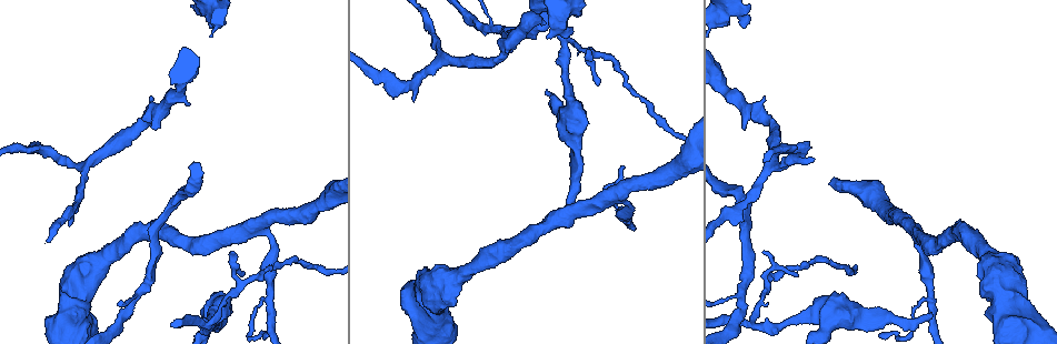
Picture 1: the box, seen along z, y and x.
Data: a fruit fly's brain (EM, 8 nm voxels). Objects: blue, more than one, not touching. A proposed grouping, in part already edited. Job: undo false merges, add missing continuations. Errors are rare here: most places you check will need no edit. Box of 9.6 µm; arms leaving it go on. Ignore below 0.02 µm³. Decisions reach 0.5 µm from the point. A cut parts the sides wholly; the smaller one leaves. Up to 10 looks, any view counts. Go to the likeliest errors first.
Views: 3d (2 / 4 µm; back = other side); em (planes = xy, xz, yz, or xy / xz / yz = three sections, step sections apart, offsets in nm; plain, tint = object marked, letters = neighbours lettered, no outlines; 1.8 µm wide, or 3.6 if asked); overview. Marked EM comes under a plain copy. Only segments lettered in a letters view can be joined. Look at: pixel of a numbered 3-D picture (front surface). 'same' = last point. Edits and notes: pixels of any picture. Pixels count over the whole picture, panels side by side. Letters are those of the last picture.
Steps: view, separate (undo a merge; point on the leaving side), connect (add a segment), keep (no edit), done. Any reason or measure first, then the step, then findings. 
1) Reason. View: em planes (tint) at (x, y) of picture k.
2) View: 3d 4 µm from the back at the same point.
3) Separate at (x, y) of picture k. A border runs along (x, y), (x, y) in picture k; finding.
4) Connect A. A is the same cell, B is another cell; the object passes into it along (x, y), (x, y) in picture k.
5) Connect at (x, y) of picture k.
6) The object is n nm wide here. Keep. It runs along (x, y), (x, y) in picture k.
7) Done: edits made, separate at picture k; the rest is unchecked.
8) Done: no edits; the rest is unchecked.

End of a long branch. View: 3d 4 µm at (930, 315) of picture 1.

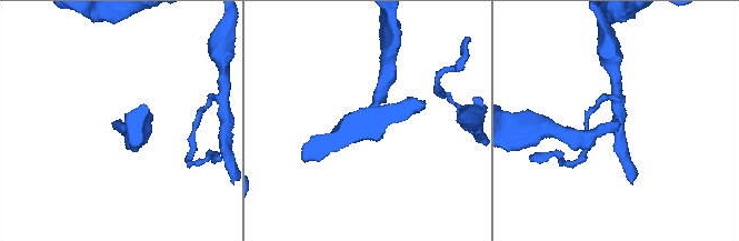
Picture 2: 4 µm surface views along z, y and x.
View: em 3.6 µm xy step 4 (tint) at (119, 124) of picture 2.

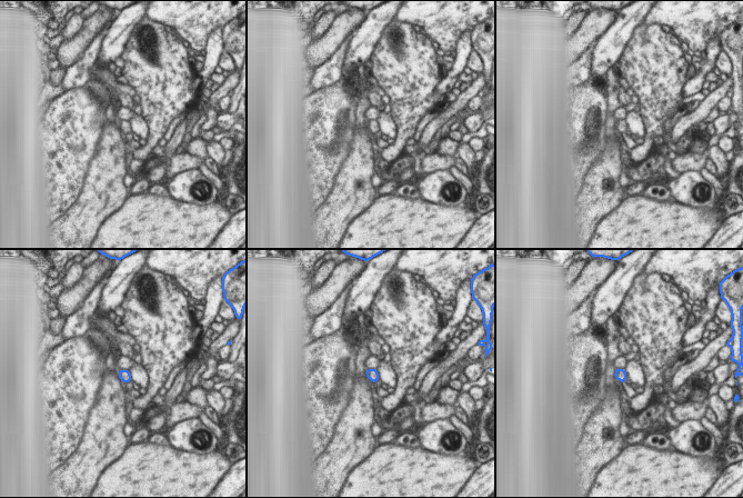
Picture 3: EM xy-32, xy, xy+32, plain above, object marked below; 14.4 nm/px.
See the neighbours. View: em 3.6 µm xy step 4 (letters) at the same point.

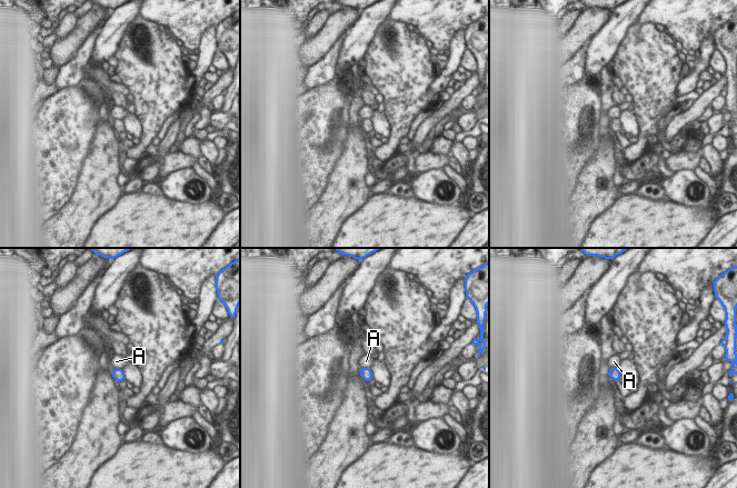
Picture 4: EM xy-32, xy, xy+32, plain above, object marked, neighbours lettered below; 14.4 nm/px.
The longest contact is with A, 160 nm. Keep. A is another cell; a border runs along (359, 367), (369, 368) in picture 4; none of them fits.

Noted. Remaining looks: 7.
Stops while still wide. View: em planes (letters) at (570, 35) of picture 1.

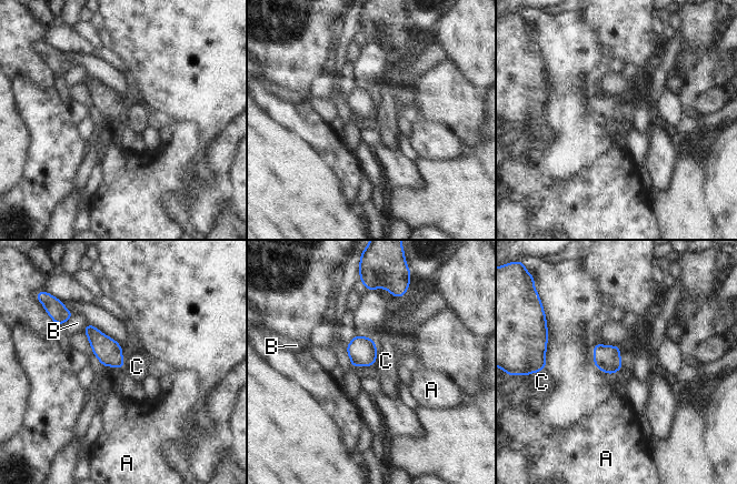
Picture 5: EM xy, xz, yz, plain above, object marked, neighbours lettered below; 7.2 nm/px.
Keep. A, B and C are other cells; a border runs along (372, 339), (376, 345), (375, 364) in picture 5; no lettered segment goes on from it.

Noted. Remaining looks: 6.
Branch stops here. View: em planes (letters) at (154, 130) of picture 1.

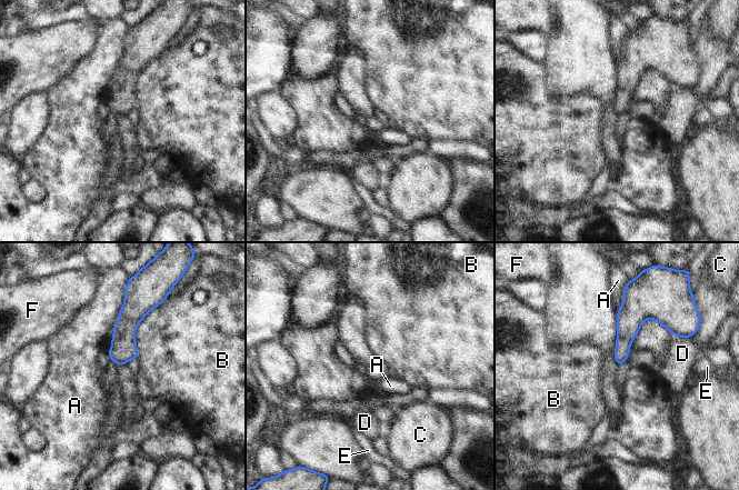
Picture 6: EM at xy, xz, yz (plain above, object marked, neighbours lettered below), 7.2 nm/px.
Keep. A, B, C, D, E and F are other cells; a border runs along (125, 290), (125, 302), (116, 318) in picture 6; none of them fits.

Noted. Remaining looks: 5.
Tapers out. View: em xy step 8 (letters) at (798, 276) of picture 1.

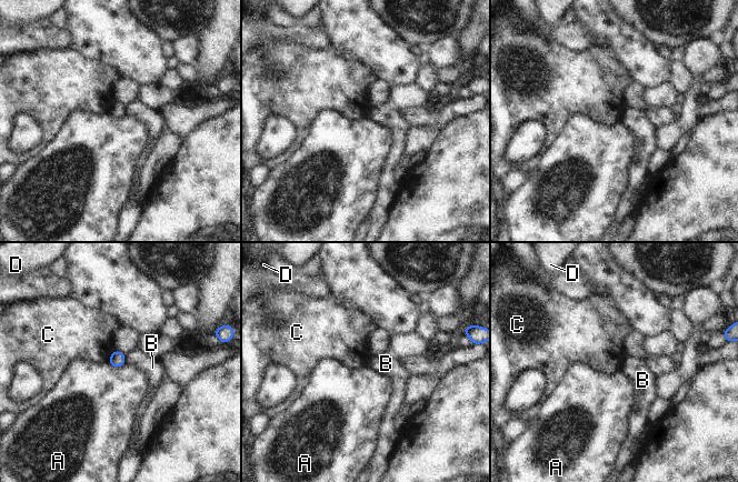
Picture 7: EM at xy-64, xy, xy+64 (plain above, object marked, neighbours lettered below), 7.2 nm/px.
Keep. A, B, C and D are other cells; no lettered segment goes on from it.

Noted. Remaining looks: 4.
Done: no edits; the rest is unchecked.

